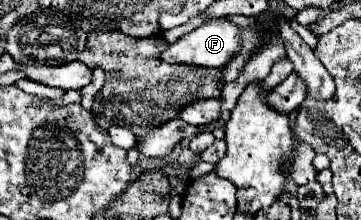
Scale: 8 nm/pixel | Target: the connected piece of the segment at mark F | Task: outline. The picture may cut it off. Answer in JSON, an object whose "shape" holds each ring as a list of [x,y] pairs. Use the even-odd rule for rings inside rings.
{"shape":[[[230,19],[208,21],[208,23],[200,25],[198,29],[186,33],[184,37],[180,37],[176,43],[172,43],[162,53],[162,61],[166,61],[166,63],[190,63],[190,65],[202,65],[202,67],[226,67],[226,63],[230,63],[230,59],[234,59],[234,55],[238,55],[240,45],[242,45],[240,27],[236,23],[232,23]]]}

